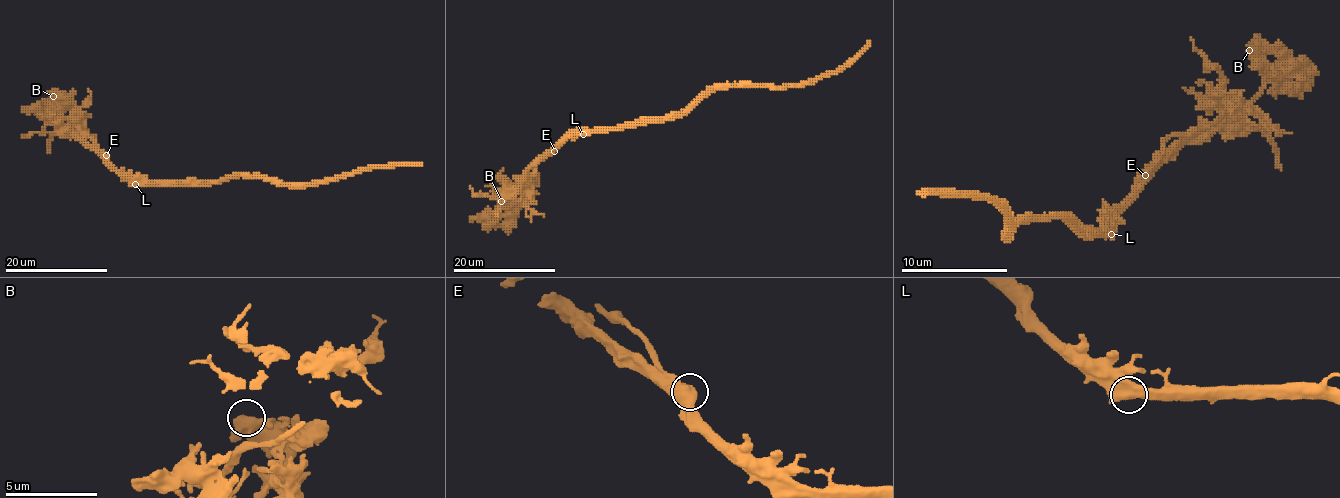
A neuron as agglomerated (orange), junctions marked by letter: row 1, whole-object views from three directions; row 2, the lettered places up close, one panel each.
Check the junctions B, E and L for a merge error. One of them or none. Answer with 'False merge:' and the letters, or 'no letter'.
False merge: E

